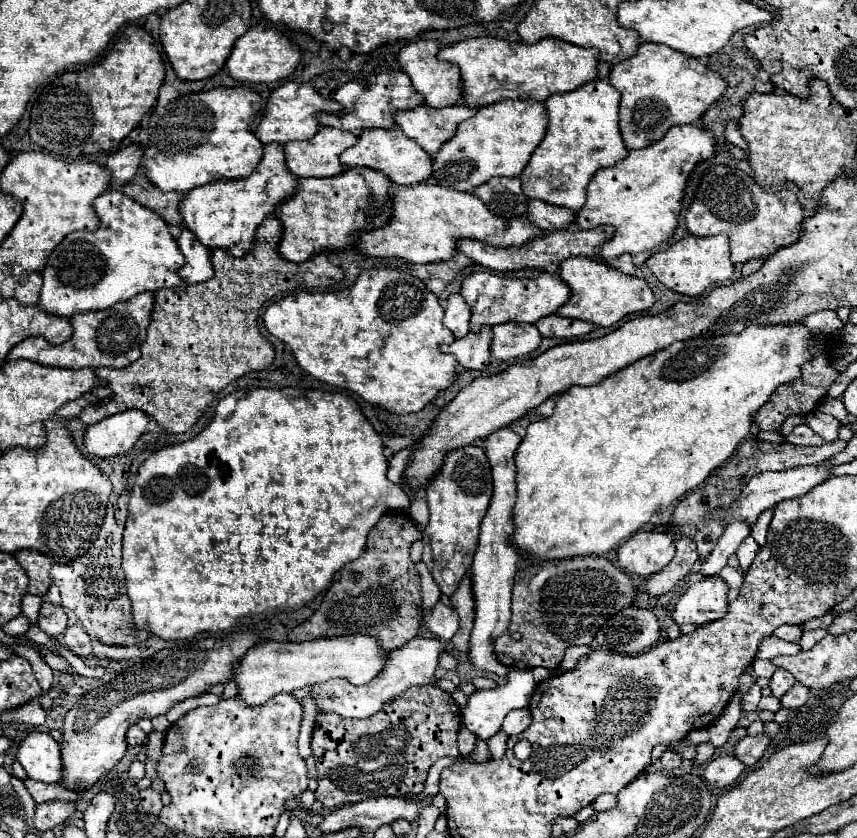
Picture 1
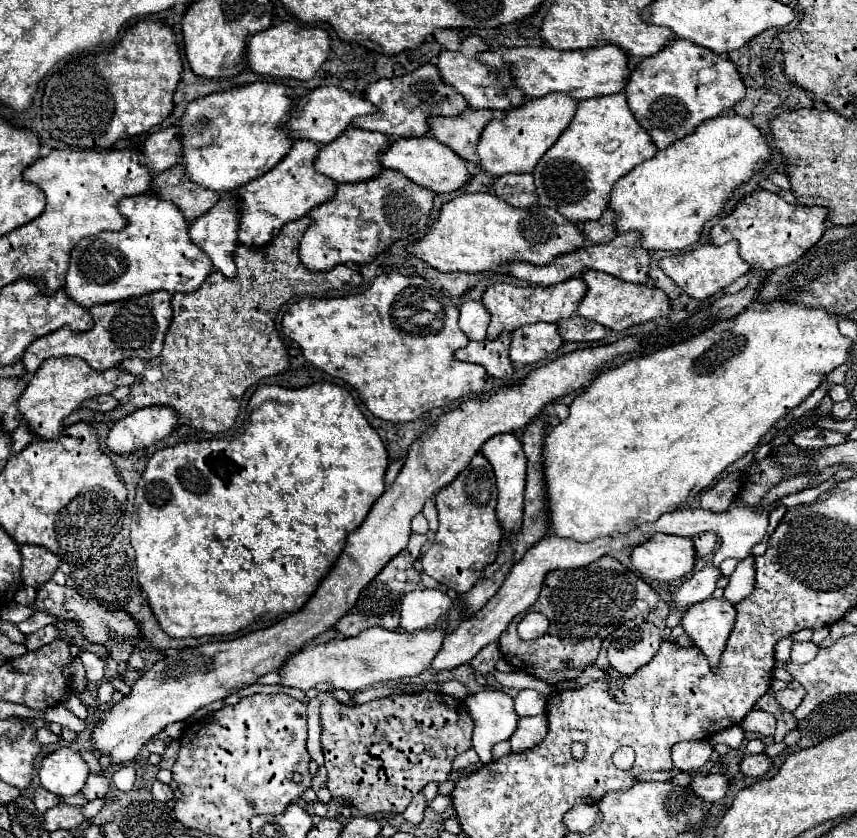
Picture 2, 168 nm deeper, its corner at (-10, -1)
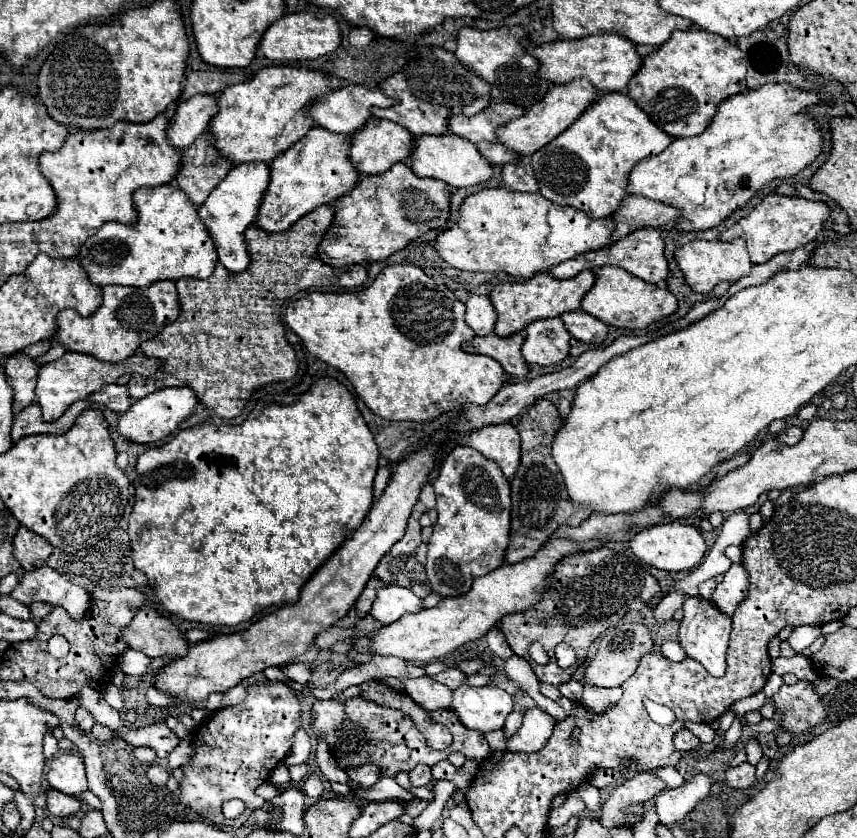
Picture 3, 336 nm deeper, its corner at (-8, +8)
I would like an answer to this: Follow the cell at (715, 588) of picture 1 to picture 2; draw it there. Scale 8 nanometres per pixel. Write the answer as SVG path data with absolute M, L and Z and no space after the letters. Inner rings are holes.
M708 598L698 606L692 606L682 618L682 626L690 636L692 644L706 654L712 670L718 670L720 654L724 652L726 640L732 632L736 610L724 598Z

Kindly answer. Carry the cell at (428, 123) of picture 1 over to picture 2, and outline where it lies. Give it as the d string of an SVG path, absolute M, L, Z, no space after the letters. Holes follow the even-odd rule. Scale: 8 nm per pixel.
M466 110L458 118L430 118L430 132L432 136L450 146L458 156L462 156L468 162L480 164L480 158L476 158L476 144L480 140L480 134L484 130L484 124L488 124L494 118L504 118L504 112L500 110Z

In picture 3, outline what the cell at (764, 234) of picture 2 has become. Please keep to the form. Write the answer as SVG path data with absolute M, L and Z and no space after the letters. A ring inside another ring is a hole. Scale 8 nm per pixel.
M770 193L756 207L752 207L746 217L736 221L730 229L722 231L720 241L732 241L734 237L744 237L752 263L766 263L778 253L794 251L806 243L816 241L828 217L830 217L830 209L822 201L806 201L800 197Z

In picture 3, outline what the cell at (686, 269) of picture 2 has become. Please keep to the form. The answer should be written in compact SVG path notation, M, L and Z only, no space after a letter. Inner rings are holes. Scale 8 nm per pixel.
M736 237L732 243L722 243L722 241L702 241L696 239L692 243L686 243L674 251L674 259L686 279L686 283L696 291L696 293L710 293L716 283L720 281L730 281L734 283L736 279L744 277L750 273L750 257L746 251L746 243L742 237Z

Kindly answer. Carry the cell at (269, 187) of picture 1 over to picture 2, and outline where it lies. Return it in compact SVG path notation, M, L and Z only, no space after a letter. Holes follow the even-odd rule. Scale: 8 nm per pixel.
M294 142L292 150L286 154L286 158L278 166L274 166L264 176L260 176L260 178L242 186L242 190L240 190L240 232L238 234L240 234L240 242L244 246L248 246L248 248L250 246L258 246L258 248L264 246L266 242L270 242L282 230L284 224L306 216L312 208L316 208L322 202L328 202L330 198L334 198L336 182L332 182L328 176L316 172L314 166L312 166L318 150L320 150L320 146L316 142Z

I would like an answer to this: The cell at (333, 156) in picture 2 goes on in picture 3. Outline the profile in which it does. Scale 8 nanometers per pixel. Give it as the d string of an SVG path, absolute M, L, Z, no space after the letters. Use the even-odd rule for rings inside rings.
M370 117L364 127L360 127L356 133L350 137L350 161L354 169L360 175L378 175L382 171L388 171L390 165L404 161L410 157L412 151L412 133L404 127L398 127L396 123L390 123L386 119L374 119Z

